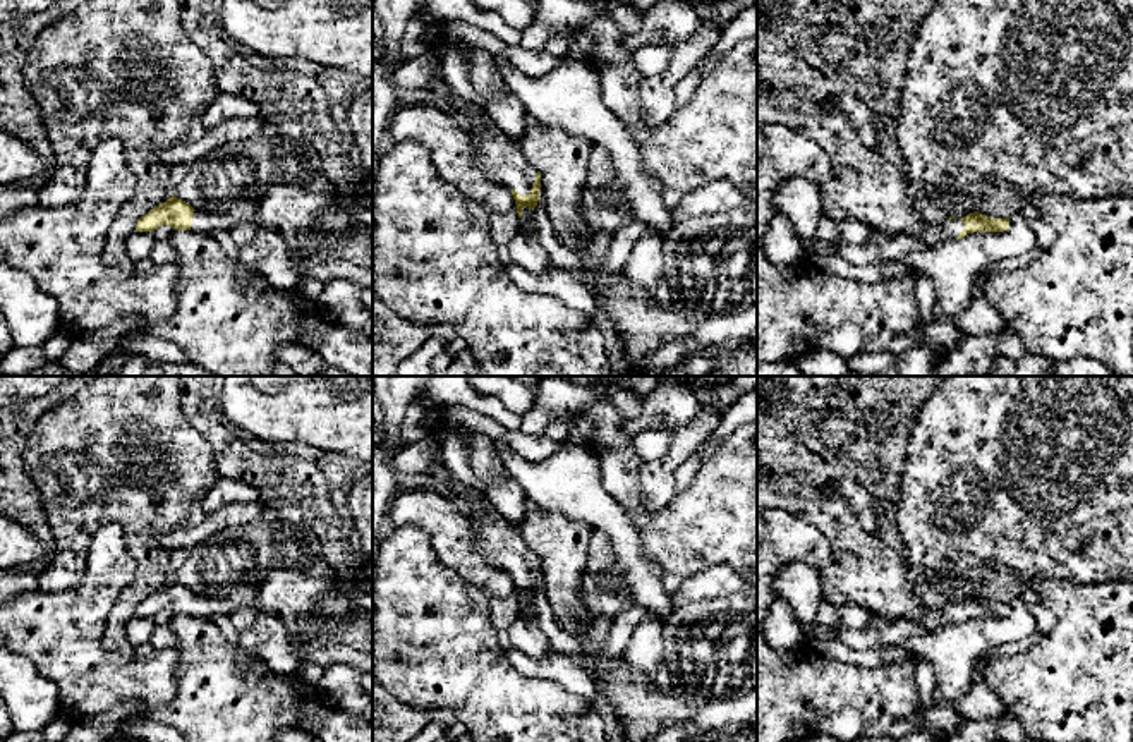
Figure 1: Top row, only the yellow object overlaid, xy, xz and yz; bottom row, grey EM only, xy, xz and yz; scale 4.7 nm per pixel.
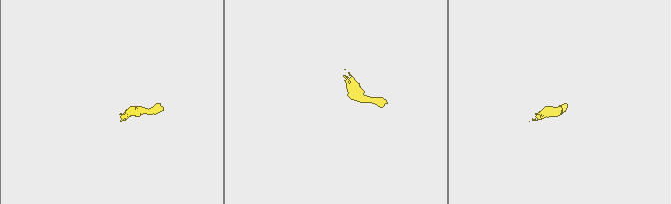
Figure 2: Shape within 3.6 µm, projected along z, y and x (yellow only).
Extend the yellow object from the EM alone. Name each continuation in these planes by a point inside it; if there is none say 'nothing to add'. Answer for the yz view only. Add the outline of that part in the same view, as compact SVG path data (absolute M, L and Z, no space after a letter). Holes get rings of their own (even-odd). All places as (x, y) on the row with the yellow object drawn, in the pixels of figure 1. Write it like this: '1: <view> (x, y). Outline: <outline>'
1: yz (934, 234). Outline: M960 218L946 220L937 225L929 225L918 239L929 246L937 246L948 240L956 239L956 235L963 230L965 223Z

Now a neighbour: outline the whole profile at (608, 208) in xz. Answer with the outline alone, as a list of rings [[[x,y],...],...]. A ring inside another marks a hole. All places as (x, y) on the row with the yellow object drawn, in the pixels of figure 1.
[[[615,186],[603,189],[585,187],[582,194],[582,216],[596,232],[616,232],[637,218],[623,191]]]

